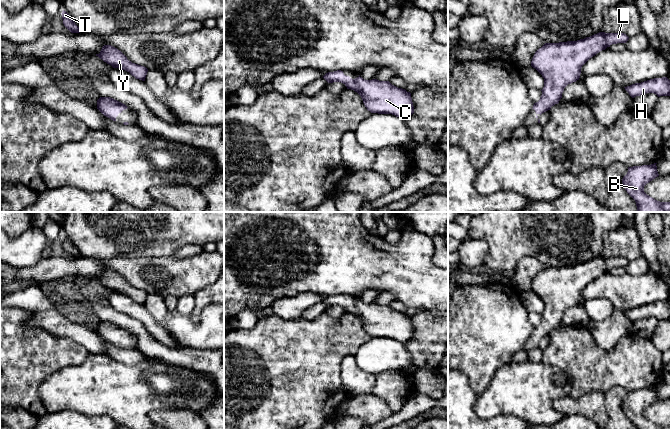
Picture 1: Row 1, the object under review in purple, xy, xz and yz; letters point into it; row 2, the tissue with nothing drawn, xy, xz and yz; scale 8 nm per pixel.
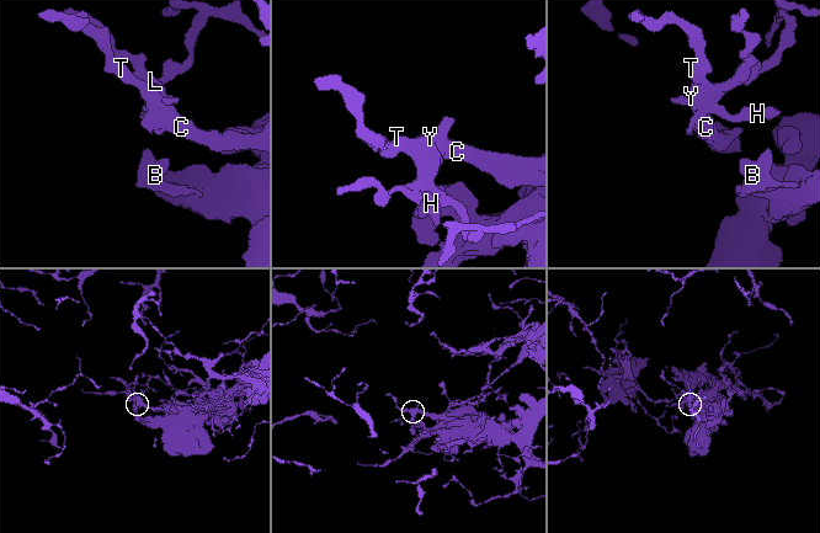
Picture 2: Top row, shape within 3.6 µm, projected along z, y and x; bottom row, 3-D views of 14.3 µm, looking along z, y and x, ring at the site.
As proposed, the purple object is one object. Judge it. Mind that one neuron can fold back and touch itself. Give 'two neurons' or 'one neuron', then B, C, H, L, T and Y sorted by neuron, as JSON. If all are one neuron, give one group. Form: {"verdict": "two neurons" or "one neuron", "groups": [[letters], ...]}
{"verdict": "one neuron", "groups": [["B", "C", "H", "L", "T", "Y"]]}

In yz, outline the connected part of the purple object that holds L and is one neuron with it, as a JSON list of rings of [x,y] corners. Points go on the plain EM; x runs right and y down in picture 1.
[[[599,256],[577,265],[545,267],[531,285],[544,302],[540,324],[534,327],[536,338],[542,338],[558,328],[564,312],[580,302],[582,290],[612,268],[626,267],[629,261],[621,256]]]

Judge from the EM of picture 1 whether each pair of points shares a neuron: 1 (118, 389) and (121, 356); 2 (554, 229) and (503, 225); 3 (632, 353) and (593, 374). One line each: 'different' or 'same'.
1: different
2: same
3: same

